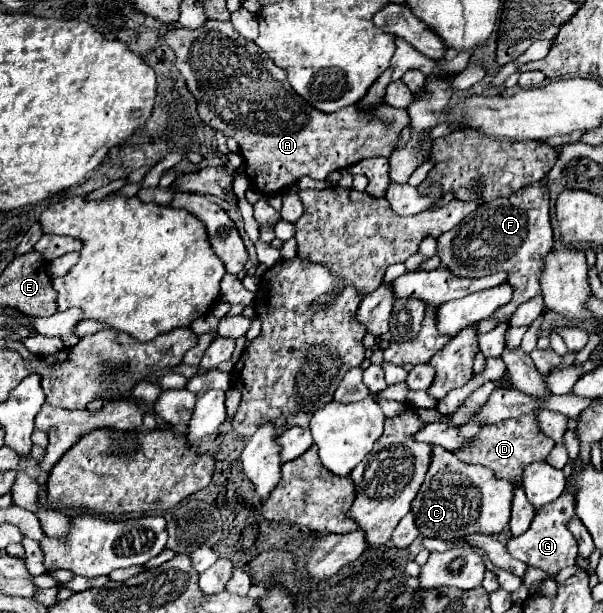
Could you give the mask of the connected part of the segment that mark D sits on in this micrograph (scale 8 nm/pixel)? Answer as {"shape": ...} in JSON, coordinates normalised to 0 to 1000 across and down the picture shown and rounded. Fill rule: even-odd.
{"shape":[[[882,675],[876,679],[859,679],[849,685],[836,685],[829,692],[806,692],[796,698],[796,705],[786,711],[783,721],[773,721],[763,734],[756,734],[753,741],[776,754],[776,757],[799,757],[819,767],[823,780],[842,783],[846,790],[859,793],[866,783],[866,770],[876,757],[892,754],[892,750],[905,750],[905,744],[915,737],[919,731],[919,718],[902,711],[892,698],[892,688]]]}

